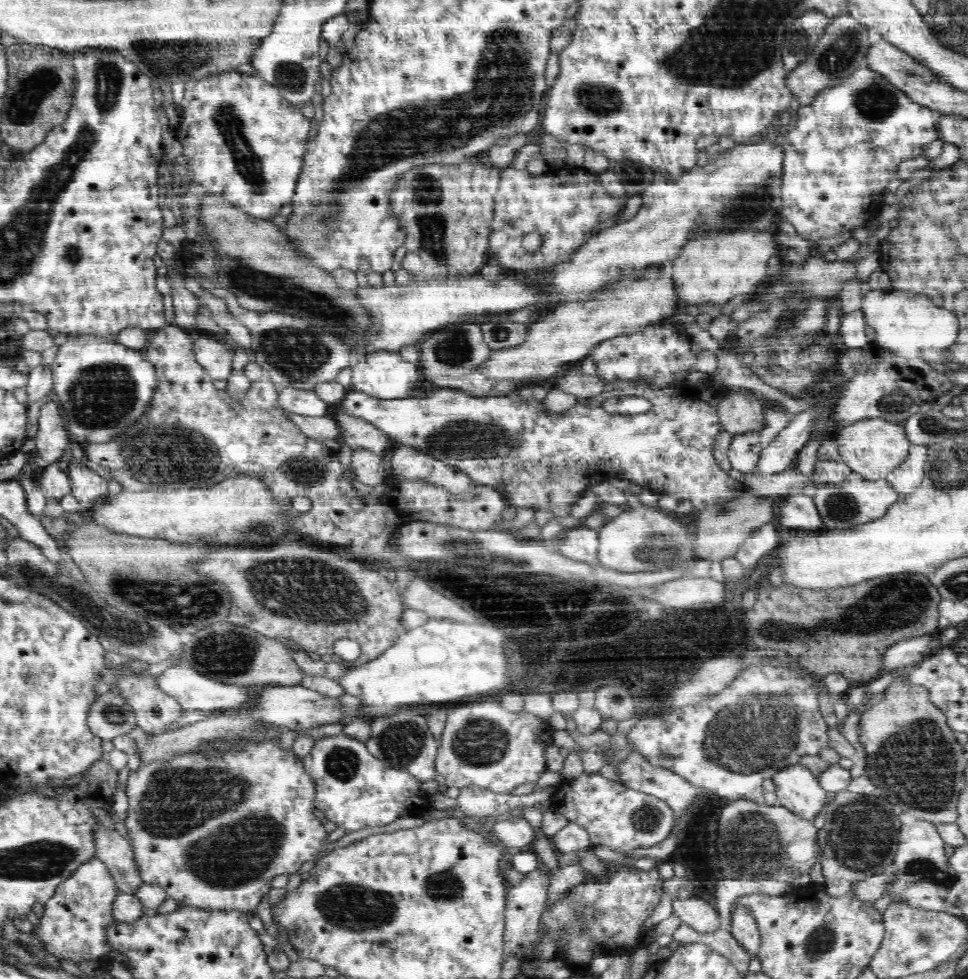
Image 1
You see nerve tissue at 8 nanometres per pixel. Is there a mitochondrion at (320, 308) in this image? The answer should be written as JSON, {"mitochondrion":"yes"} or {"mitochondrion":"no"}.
{"mitochondrion":"yes"}

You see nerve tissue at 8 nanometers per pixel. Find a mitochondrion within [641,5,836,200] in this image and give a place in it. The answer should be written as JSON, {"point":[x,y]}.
{"point":[798,40]}

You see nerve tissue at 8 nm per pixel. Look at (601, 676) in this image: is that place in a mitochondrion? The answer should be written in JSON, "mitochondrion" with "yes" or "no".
{"mitochondrion":"yes"}

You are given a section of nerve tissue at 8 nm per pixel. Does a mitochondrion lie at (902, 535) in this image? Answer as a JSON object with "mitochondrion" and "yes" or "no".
{"mitochondrion":"no"}

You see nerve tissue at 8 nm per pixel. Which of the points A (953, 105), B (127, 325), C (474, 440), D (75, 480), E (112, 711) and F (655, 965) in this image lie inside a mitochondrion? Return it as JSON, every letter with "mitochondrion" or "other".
{"A":"other","B":"other","C":"mitochondrion","D":"other","E":"mitochondrion","F":"other"}

